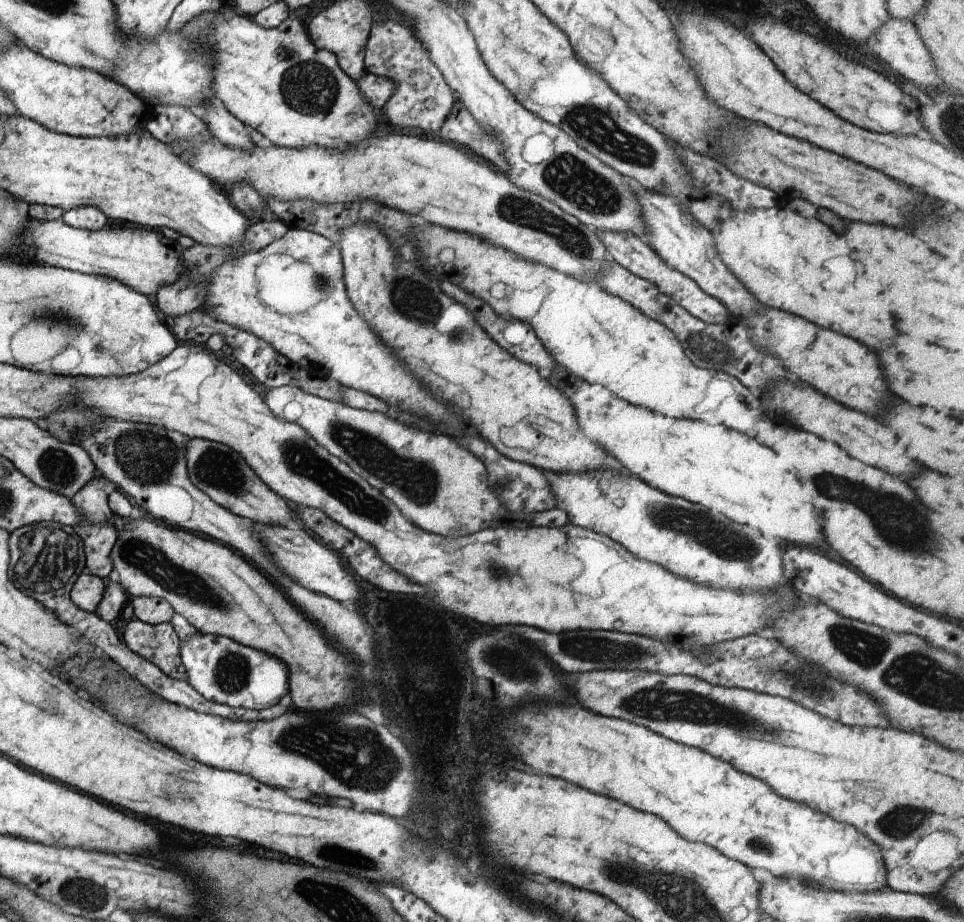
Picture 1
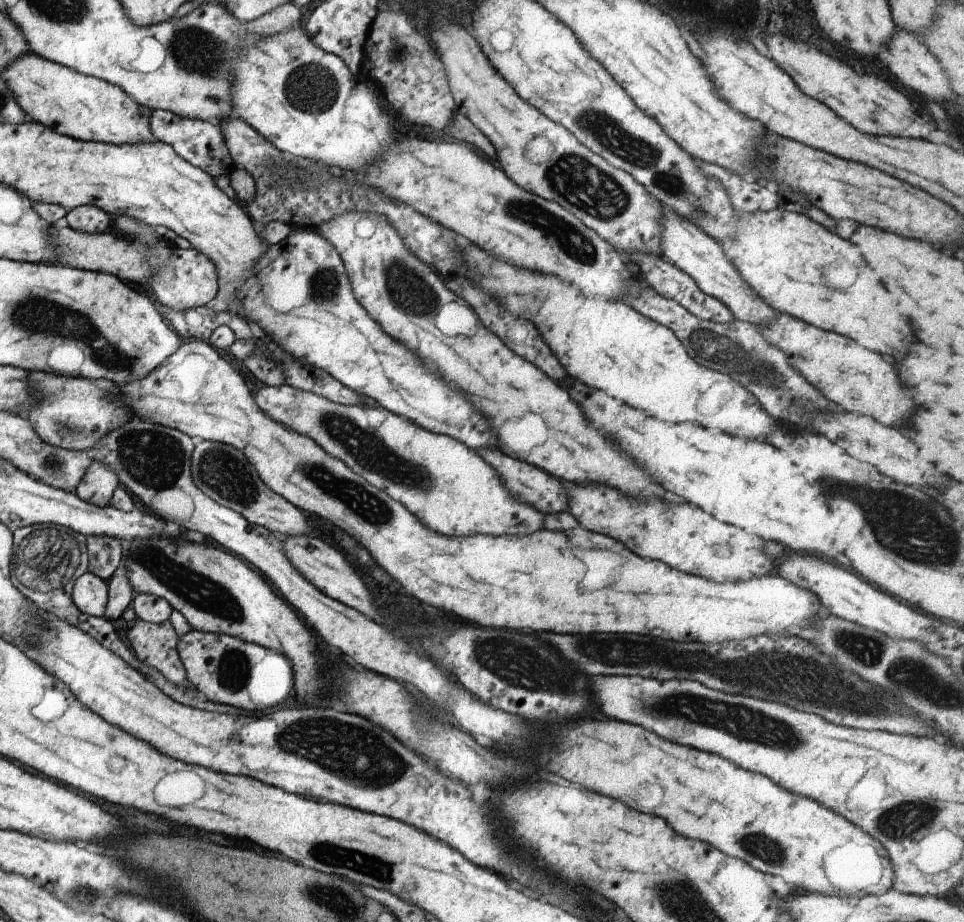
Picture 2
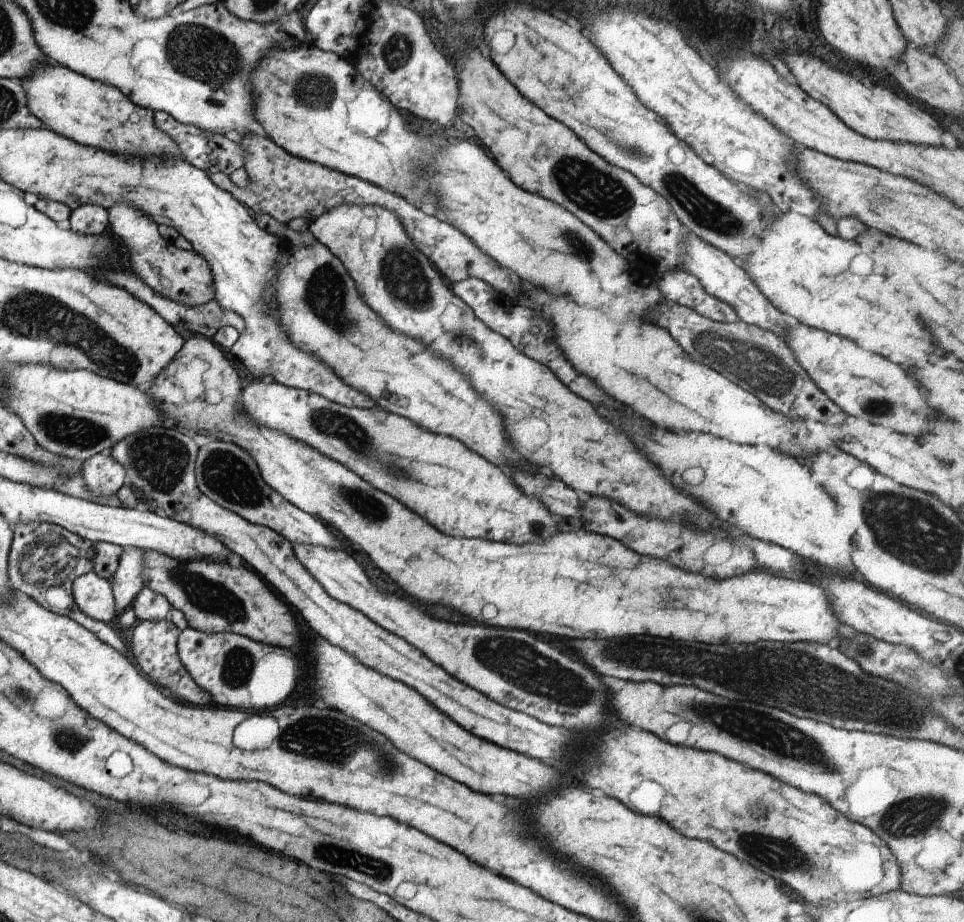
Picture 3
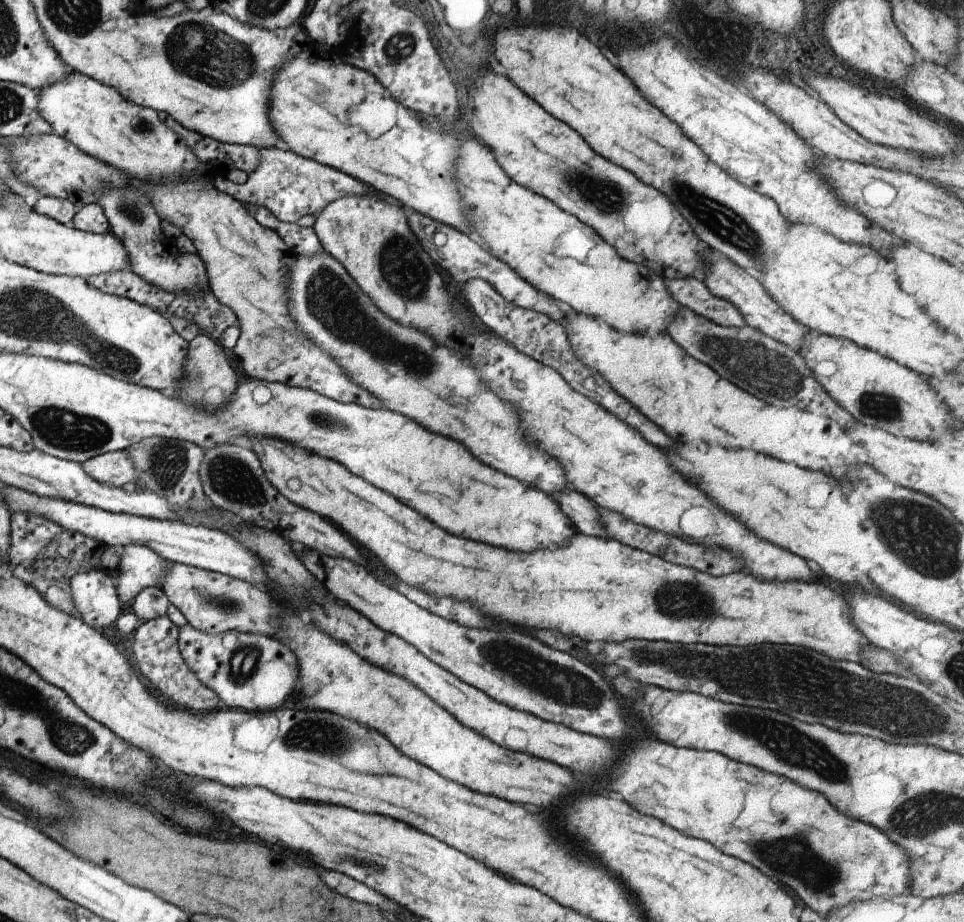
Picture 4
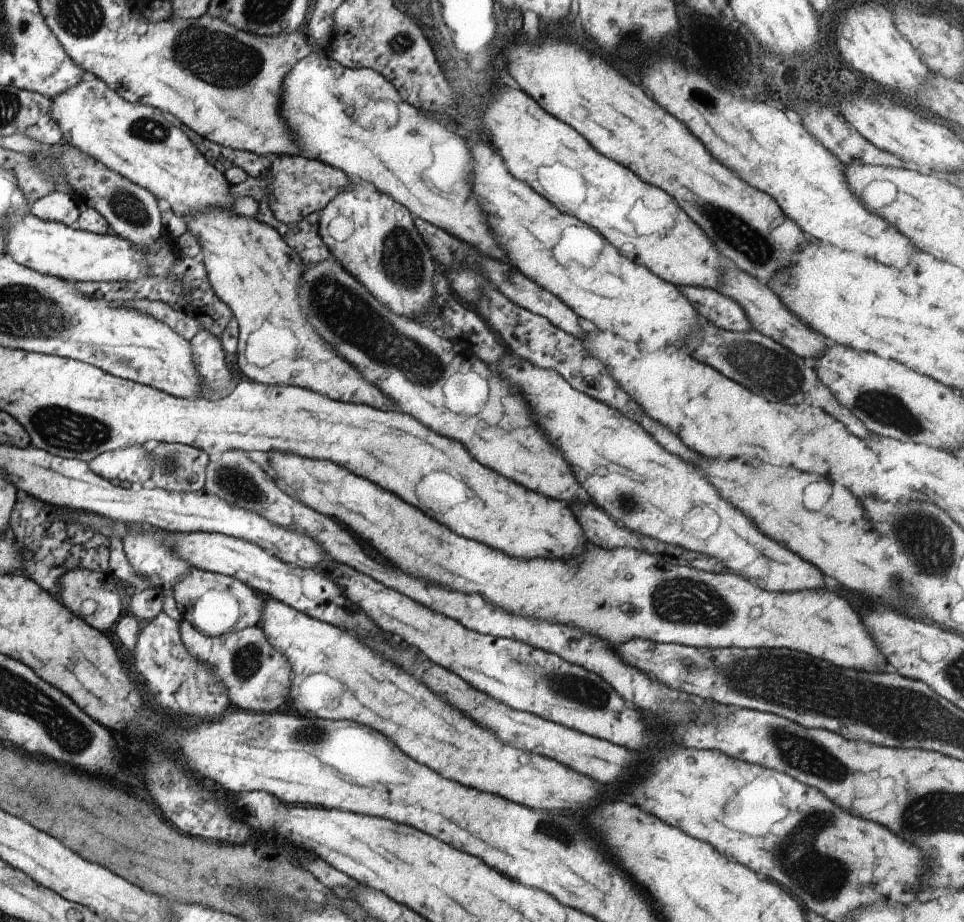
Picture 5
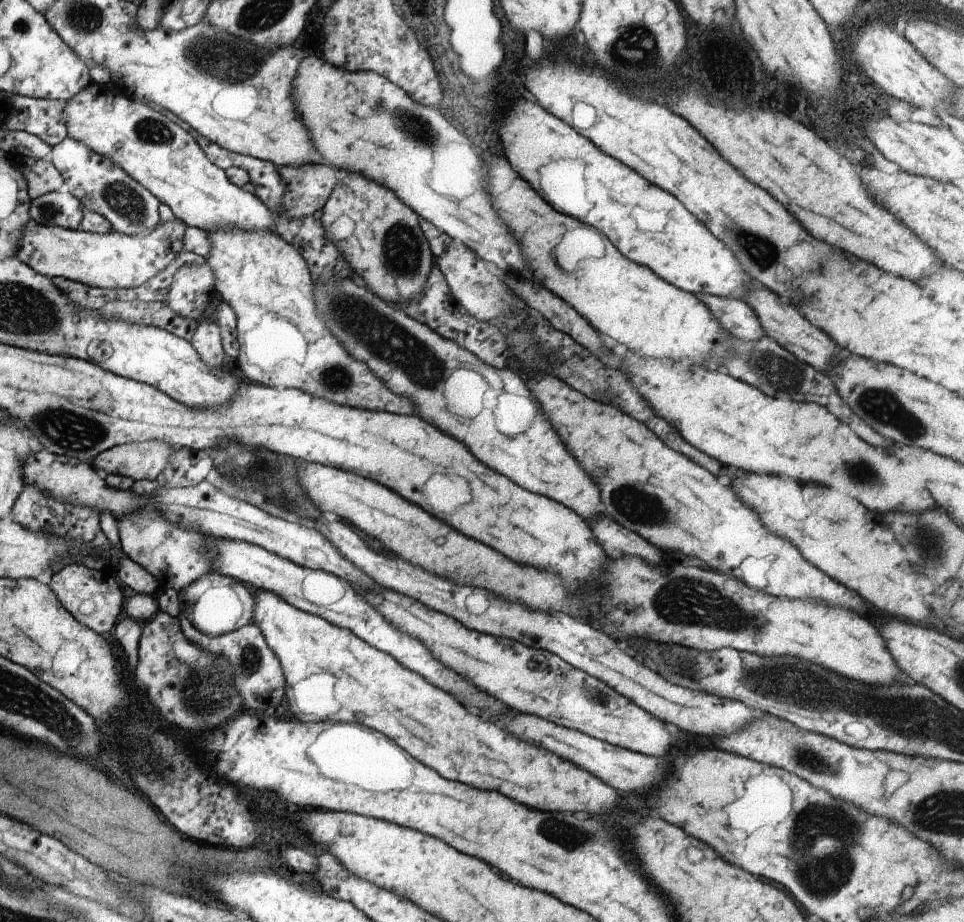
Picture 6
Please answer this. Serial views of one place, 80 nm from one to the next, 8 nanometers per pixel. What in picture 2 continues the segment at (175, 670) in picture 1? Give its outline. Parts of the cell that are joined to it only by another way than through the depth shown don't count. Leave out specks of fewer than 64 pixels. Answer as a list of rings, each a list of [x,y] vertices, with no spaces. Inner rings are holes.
[[[136,619],[128,632],[128,642],[140,662],[156,668],[172,684],[184,684],[188,690],[197,692],[181,664],[177,650],[179,637],[170,620],[157,624]]]

